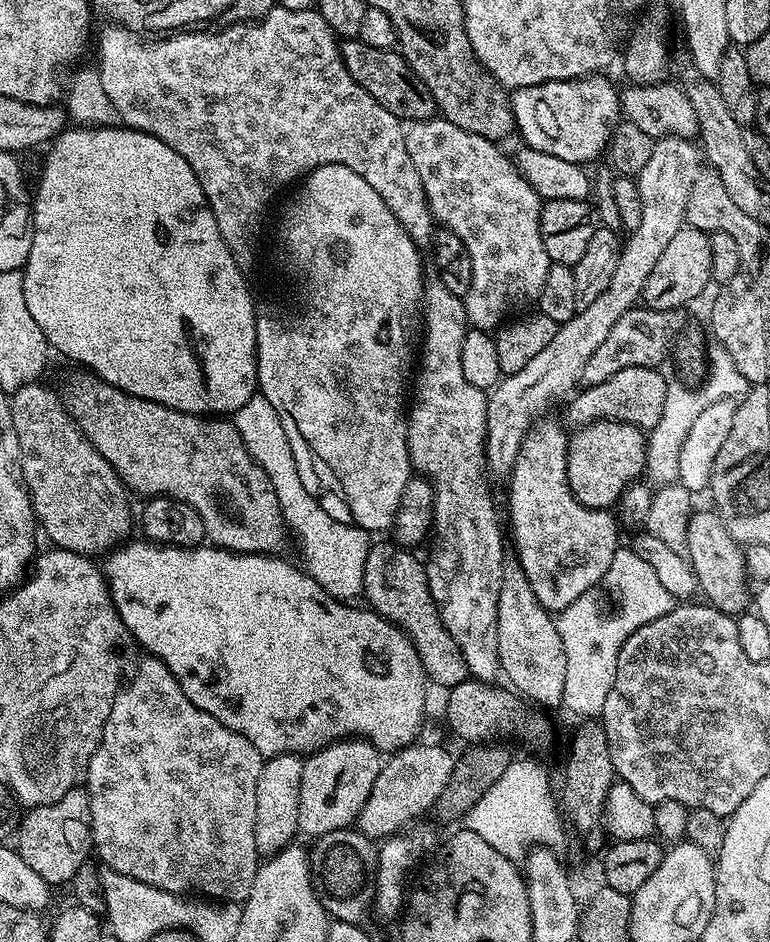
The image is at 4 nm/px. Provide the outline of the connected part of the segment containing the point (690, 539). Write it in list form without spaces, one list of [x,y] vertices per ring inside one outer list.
[[[693,511],[692,517],[688,519],[688,525],[686,526],[686,559],[691,564],[692,572],[696,576],[696,587],[699,595],[707,603],[718,609],[719,612],[743,613],[750,604],[750,592],[748,596],[750,581],[748,579],[748,567],[744,561],[744,548],[732,540],[730,534],[726,534],[726,526],[722,526],[720,517],[716,515],[715,511],[707,511]]]

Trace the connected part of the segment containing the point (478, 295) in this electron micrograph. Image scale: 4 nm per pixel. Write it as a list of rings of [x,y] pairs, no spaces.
[[[443,118],[418,120],[407,125],[404,137],[406,150],[410,150],[410,162],[414,162],[418,178],[422,178],[433,217],[443,227],[458,234],[462,246],[466,246],[466,254],[470,254],[472,281],[467,296],[463,297],[468,323],[474,328],[499,329],[509,317],[524,310],[519,308],[535,305],[542,294],[550,261],[540,233],[541,198],[534,186],[522,178],[513,157],[504,156],[499,143],[470,134],[470,130],[462,130],[462,126],[454,126],[454,122]]]

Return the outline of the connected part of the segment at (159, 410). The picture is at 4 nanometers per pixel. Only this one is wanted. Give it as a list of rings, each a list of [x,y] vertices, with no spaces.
[[[76,370],[76,373],[65,382],[62,399],[64,401],[64,407],[71,414],[73,422],[84,433],[84,437],[98,450],[98,454],[102,454],[102,458],[106,458],[106,462],[110,462],[112,469],[124,481],[125,488],[131,490],[135,495],[137,492],[138,495],[144,496],[143,498],[170,496],[172,498],[178,498],[190,506],[194,506],[194,510],[198,510],[198,516],[202,518],[205,537],[215,547],[224,548],[227,552],[235,552],[237,554],[268,554],[264,552],[276,552],[283,546],[284,536],[286,540],[286,525],[284,523],[282,510],[278,506],[278,494],[274,494],[274,486],[270,482],[268,475],[262,470],[262,466],[258,466],[254,462],[254,458],[246,450],[246,442],[242,442],[242,434],[238,434],[235,423],[231,419],[195,416],[189,412],[179,412],[173,408],[167,408],[153,400],[131,396],[129,392],[123,392],[114,386],[110,386],[110,382],[99,380],[98,377],[93,376],[87,370]]]

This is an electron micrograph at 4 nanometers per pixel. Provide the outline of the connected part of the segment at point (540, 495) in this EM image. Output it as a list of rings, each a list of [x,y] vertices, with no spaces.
[[[545,414],[532,425],[532,428],[526,434],[526,438],[522,438],[522,446],[520,453],[516,459],[516,465],[512,467],[512,475],[507,477],[506,484],[508,484],[508,522],[506,524],[512,527],[512,538],[510,534],[510,548],[514,551],[514,558],[520,563],[520,569],[526,574],[526,582],[530,582],[530,590],[534,592],[534,598],[542,604],[542,606],[553,614],[565,612],[575,600],[589,595],[593,591],[592,587],[595,584],[599,585],[604,579],[604,575],[610,570],[610,562],[614,562],[614,554],[618,550],[616,544],[620,540],[620,536],[616,533],[618,529],[618,520],[609,509],[606,508],[591,508],[582,502],[578,502],[578,498],[570,490],[568,485],[568,441],[570,439],[570,432],[563,423],[559,424],[558,421],[552,417],[552,414]]]

